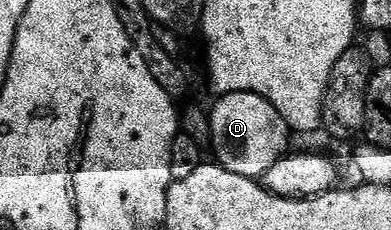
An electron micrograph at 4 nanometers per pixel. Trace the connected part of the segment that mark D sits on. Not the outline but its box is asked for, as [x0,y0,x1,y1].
[209,91,289,178]

